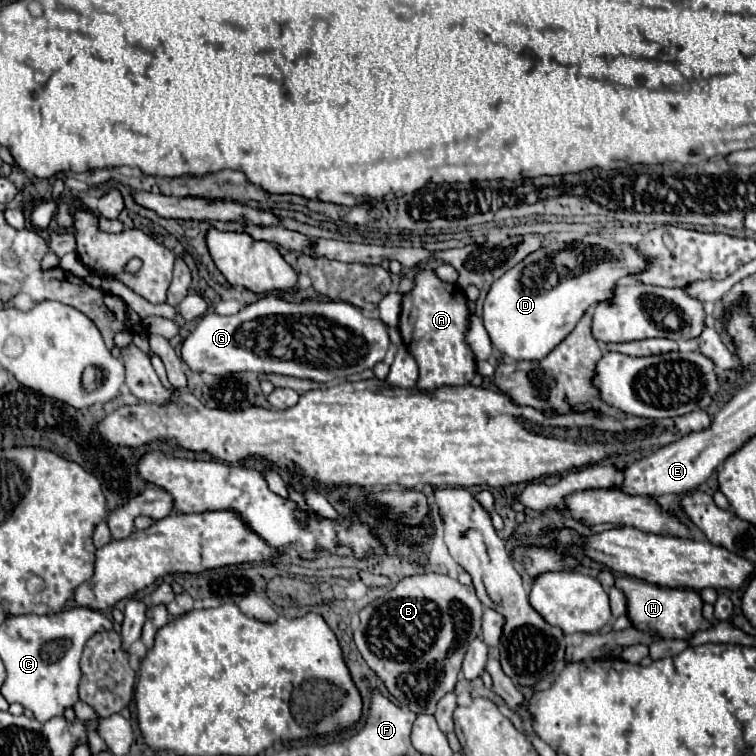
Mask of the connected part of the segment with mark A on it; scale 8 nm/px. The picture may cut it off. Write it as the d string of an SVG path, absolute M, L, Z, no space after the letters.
M432 269L418 271L414 277L414 283L416 283L414 289L410 293L406 293L402 299L402 313L400 313L398 327L400 327L400 335L402 335L406 349L410 351L410 355L418 363L420 375L416 381L416 389L432 391L432 389L440 389L440 387L468 385L472 381L472 377L476 375L476 361L474 361L472 351L464 343L464 331L468 329L468 317L470 317L464 291L458 285L452 285L452 283L438 279Z

